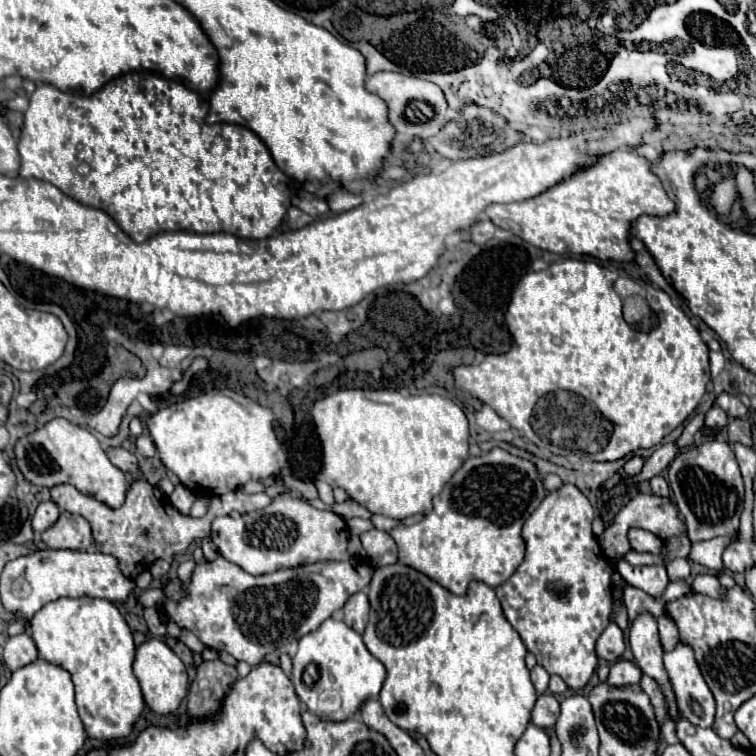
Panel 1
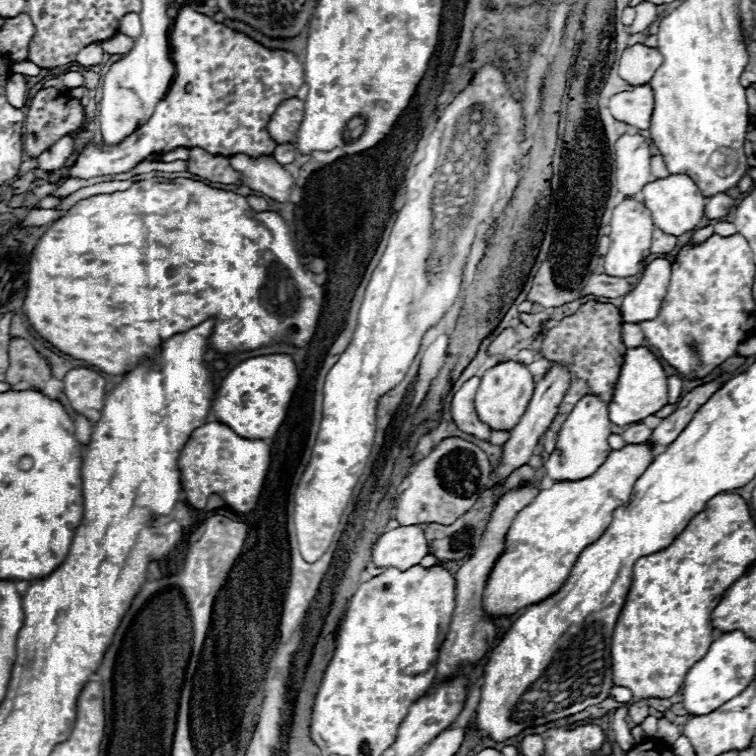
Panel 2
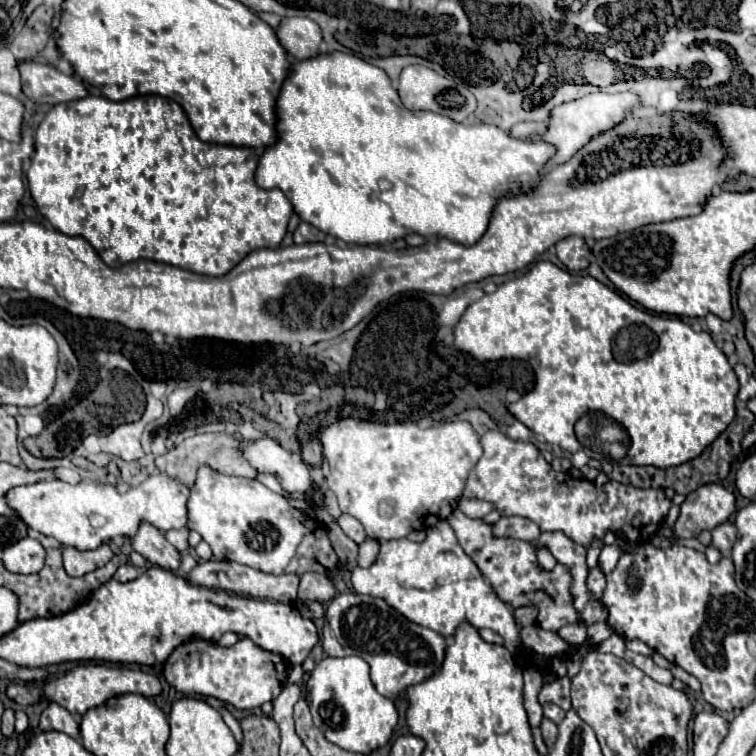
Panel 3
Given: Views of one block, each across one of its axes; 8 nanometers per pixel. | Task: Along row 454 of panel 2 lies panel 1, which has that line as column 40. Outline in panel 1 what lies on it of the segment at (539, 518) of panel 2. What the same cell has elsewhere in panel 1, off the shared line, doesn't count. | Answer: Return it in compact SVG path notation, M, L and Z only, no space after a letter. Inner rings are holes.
M58 598L34 614L30 634L44 660L72 674L78 712L88 736L98 740L128 736L144 708L144 698L132 672L136 652L132 632L118 608L102 598Z

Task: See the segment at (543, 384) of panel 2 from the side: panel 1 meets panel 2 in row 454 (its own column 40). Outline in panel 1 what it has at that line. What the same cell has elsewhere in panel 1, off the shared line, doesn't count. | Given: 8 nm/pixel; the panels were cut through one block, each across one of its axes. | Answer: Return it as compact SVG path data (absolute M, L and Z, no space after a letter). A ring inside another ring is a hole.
M46 500L46 502L40 502L40 506L36 508L36 514L32 518L32 528L34 532L44 532L46 528L50 528L60 516L60 508L52 502L52 500Z

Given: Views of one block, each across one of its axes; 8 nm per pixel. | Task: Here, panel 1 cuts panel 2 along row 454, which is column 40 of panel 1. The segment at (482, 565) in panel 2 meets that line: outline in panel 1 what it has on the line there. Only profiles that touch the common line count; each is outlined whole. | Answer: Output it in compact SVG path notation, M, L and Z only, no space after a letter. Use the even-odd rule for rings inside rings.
M62 512L54 526L40 534L40 540L48 548L68 548L68 550L86 550L94 544L90 524L86 518Z

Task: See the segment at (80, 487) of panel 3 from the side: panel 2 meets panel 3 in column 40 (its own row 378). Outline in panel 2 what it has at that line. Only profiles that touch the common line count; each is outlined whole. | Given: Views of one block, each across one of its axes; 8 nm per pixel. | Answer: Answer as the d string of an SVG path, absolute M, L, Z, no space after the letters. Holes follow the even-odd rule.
M514 360L500 362L482 374L482 382L476 392L478 418L484 424L488 424L492 430L510 430L522 418L532 394L534 394L534 378L526 368L526 364Z

